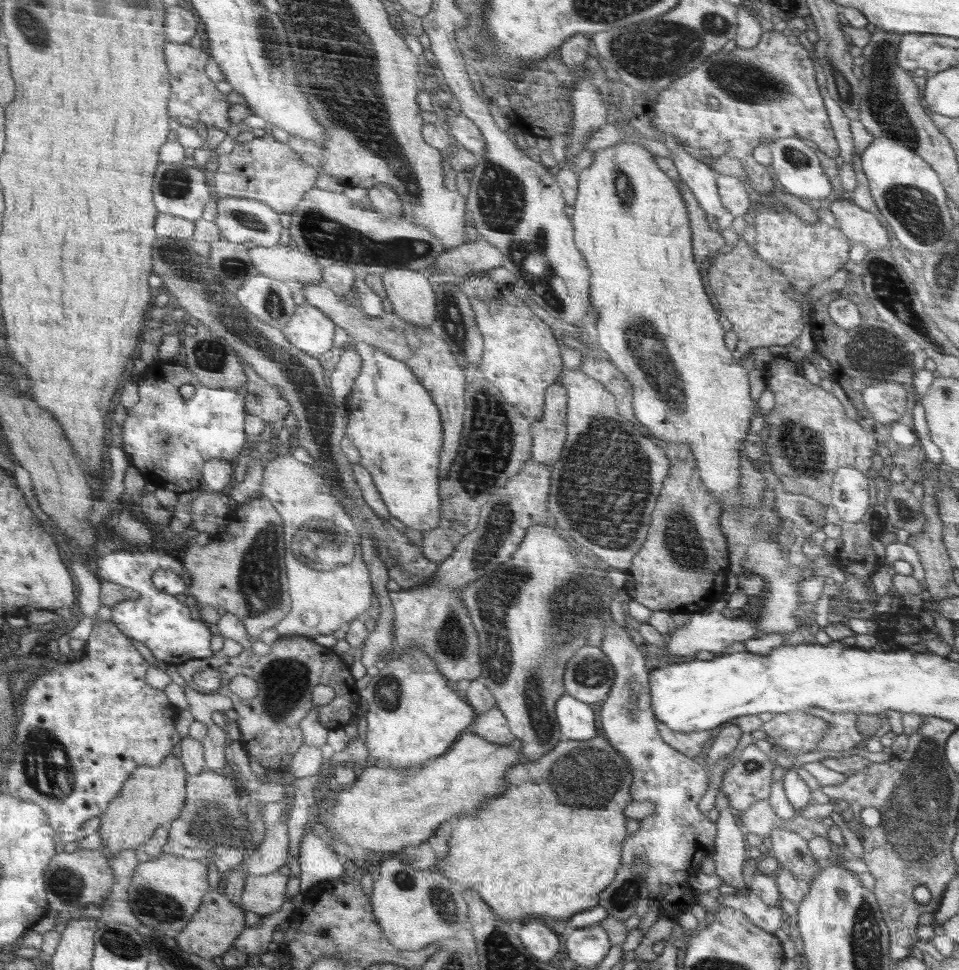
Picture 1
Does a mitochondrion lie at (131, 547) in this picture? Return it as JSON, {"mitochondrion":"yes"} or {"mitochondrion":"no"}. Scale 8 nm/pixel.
{"mitochondrion":"no"}

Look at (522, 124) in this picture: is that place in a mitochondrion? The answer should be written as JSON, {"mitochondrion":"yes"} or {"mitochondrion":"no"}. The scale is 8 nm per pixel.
{"mitochondrion":"no"}

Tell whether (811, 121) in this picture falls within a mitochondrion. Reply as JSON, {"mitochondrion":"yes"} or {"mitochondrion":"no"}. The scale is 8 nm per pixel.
{"mitochondrion":"no"}

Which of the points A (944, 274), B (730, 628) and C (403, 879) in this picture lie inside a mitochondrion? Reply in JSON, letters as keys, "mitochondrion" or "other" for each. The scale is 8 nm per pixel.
{"A":"mitochondrion","B":"other","C":"mitochondrion"}

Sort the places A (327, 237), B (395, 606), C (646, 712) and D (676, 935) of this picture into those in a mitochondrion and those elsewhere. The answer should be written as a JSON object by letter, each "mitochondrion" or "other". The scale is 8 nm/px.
{"A":"mitochondrion","B":"other","C":"other","D":"other"}

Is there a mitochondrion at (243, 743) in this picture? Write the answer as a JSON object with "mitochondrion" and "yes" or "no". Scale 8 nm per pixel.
{"mitochondrion":"no"}

